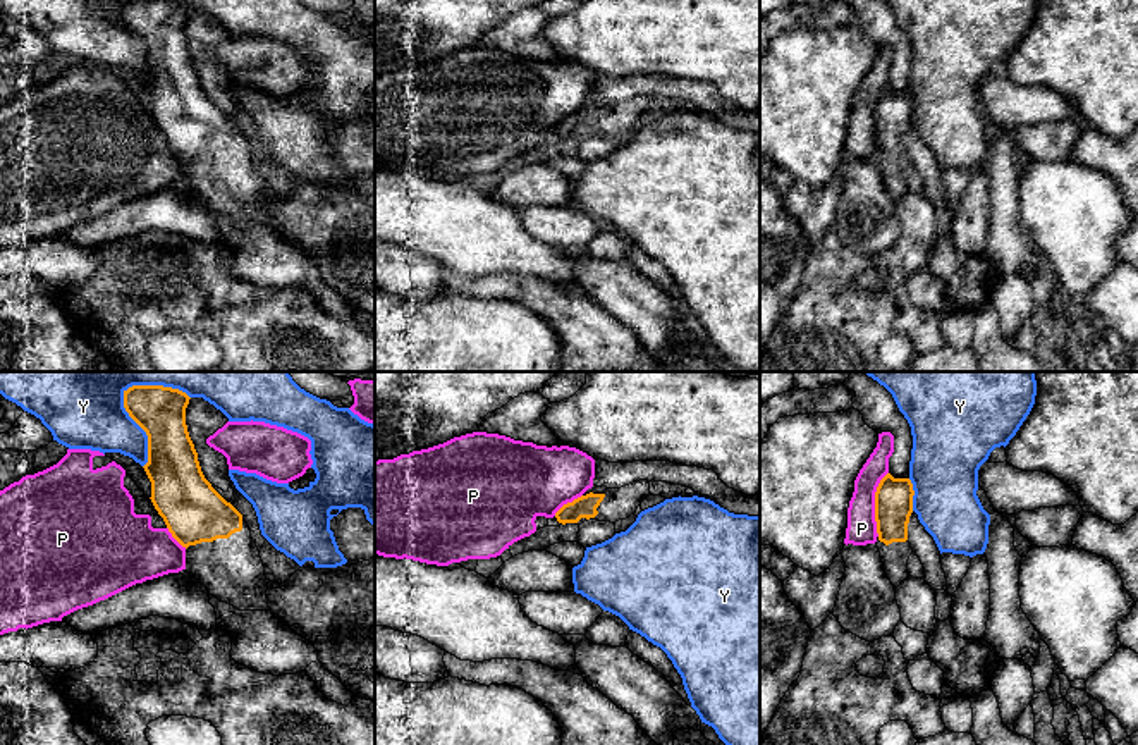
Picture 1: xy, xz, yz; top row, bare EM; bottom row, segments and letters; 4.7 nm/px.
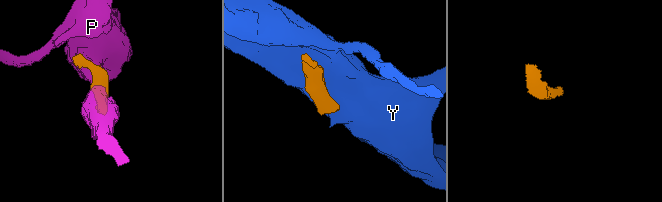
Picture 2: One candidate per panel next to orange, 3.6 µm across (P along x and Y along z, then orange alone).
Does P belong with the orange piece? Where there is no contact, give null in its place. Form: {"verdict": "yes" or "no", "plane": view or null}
{"verdict": "no", "plane": "yz"}

